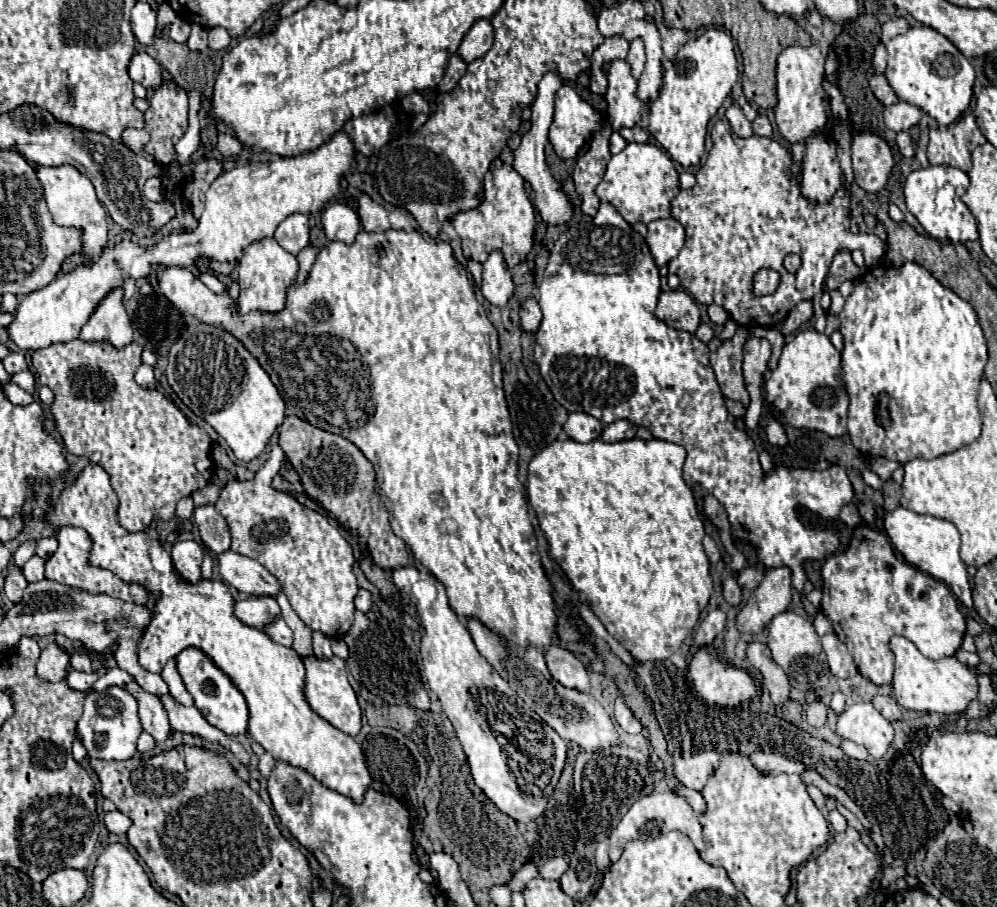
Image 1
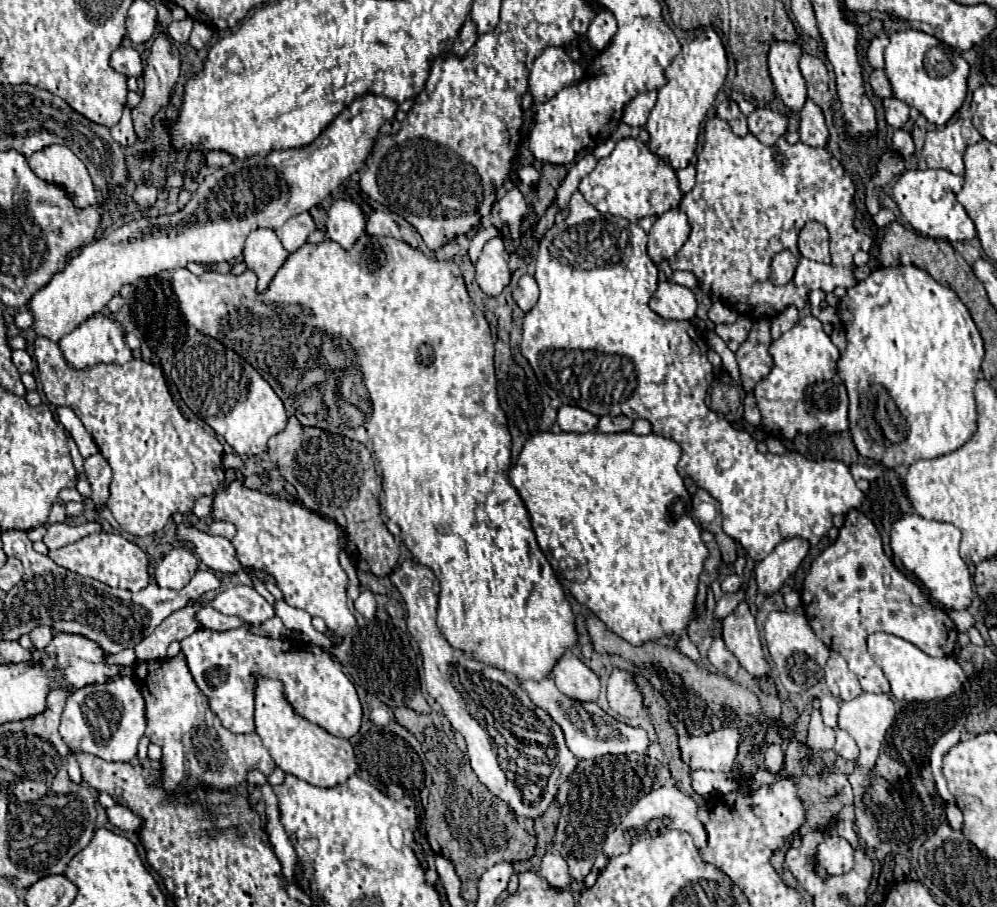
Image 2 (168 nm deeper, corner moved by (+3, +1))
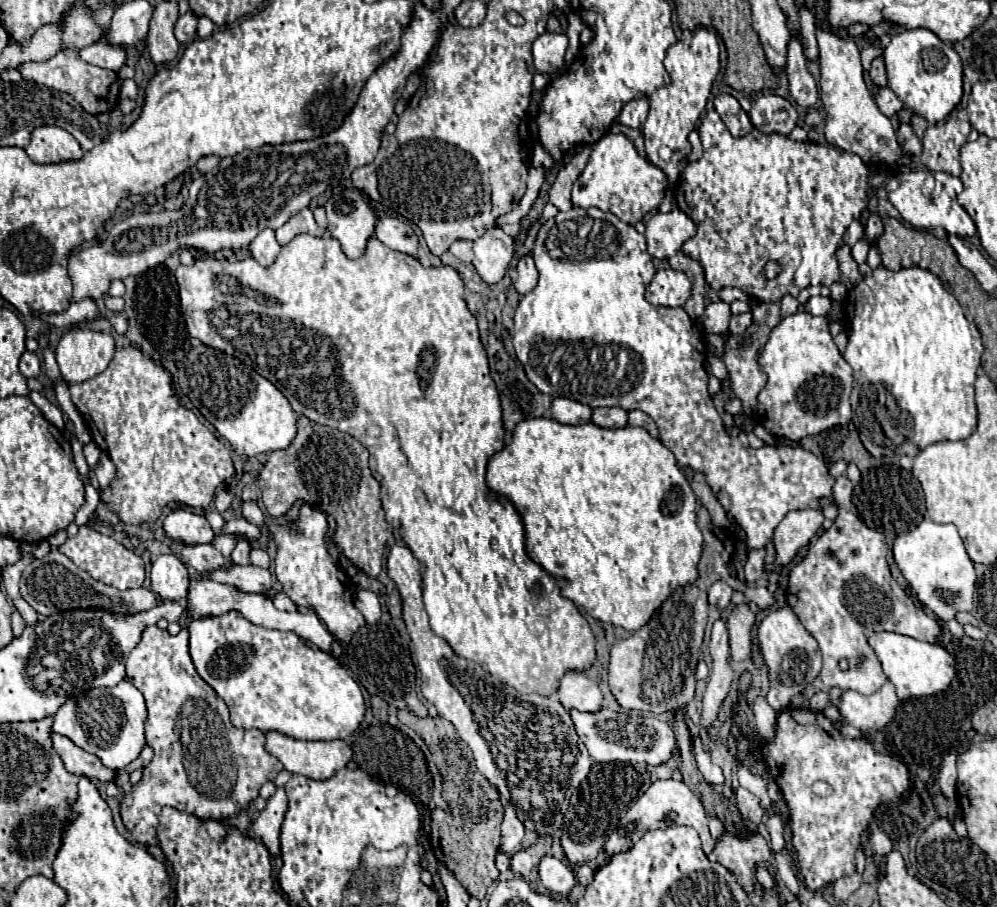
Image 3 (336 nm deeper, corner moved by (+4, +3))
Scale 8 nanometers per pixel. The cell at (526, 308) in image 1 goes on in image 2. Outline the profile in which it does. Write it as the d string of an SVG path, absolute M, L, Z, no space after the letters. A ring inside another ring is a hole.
M523 275L517 283L517 287L513 289L513 299L515 303L523 309L523 311L529 311L533 309L533 305L537 303L537 297L539 297L539 287L535 283L535 279L531 275Z

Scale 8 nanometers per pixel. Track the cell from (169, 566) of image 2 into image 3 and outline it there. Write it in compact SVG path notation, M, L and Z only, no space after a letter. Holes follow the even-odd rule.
M160 555L150 571L152 591L162 599L182 599L188 595L190 577L186 565L174 555Z

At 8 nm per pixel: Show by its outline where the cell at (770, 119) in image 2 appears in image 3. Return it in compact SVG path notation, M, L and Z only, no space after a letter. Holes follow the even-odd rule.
M762 95L752 103L750 121L760 133L788 135L796 127L798 113L790 101L778 95Z

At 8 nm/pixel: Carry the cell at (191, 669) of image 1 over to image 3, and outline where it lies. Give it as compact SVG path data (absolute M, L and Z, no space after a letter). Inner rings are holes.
M240 613L196 619L188 625L190 655L198 675L224 699L236 729L280 731L294 739L346 739L364 719L364 697L358 683L326 651L310 647L292 631L264 629L248 623Z

